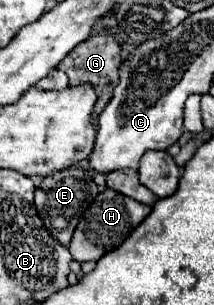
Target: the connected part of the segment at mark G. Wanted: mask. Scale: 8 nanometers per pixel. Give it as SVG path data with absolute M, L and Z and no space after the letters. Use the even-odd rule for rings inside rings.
M98 34L98 36L90 36L88 40L80 42L60 64L58 64L58 70L66 72L66 76L70 78L70 86L80 86L80 84L88 84L96 90L96 106L94 106L94 112L92 112L92 122L96 124L98 122L98 116L102 114L104 106L110 102L112 98L112 90L116 88L118 84L118 68L122 64L122 58L120 58L120 42L110 36L110 34Z

